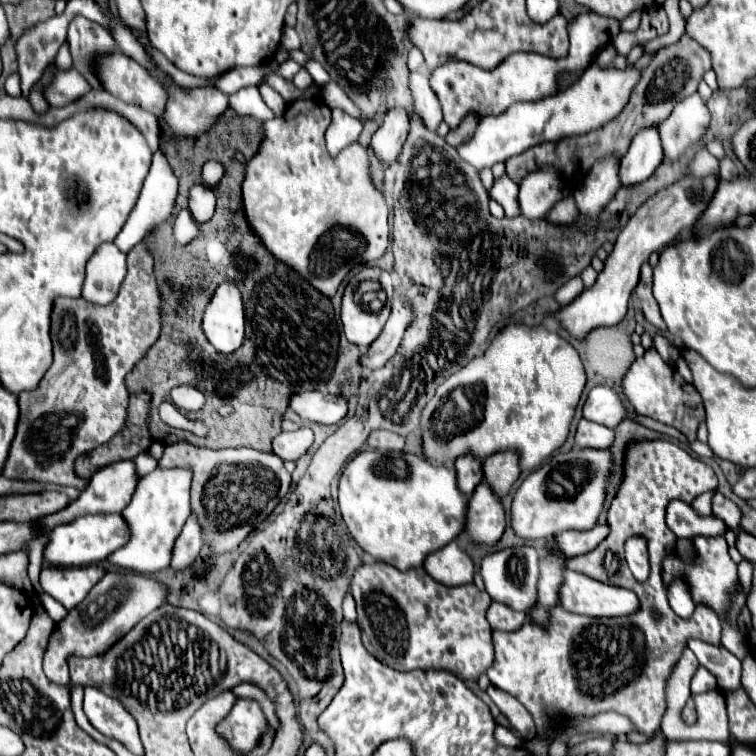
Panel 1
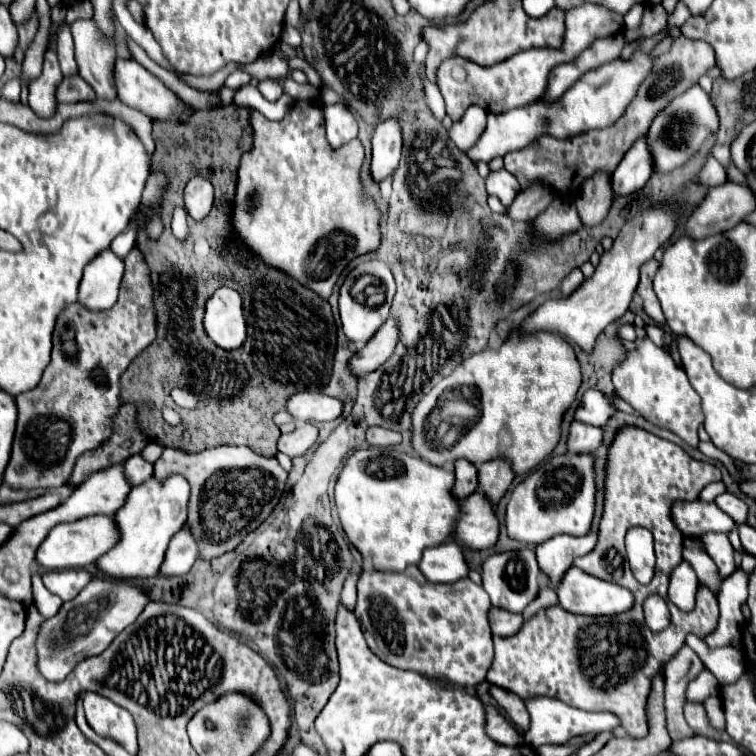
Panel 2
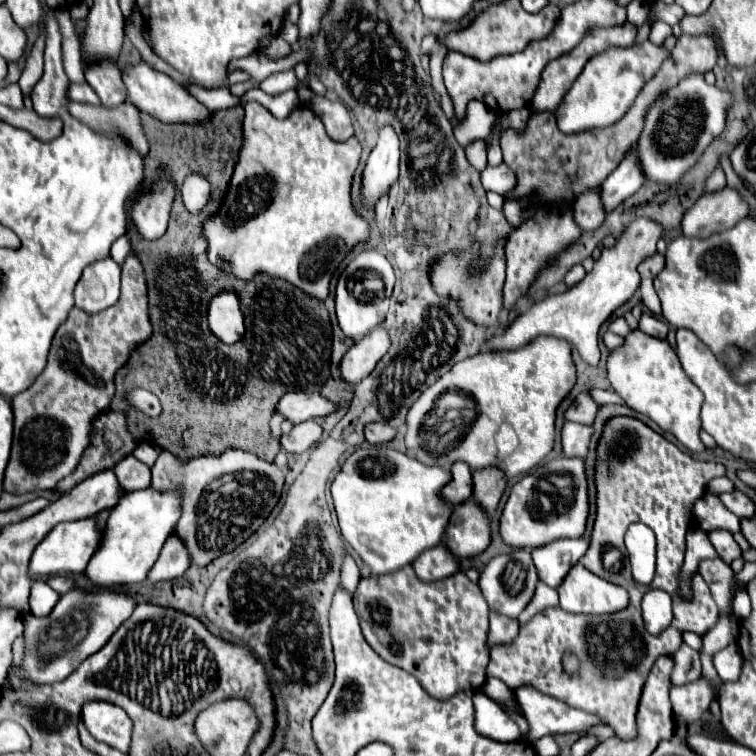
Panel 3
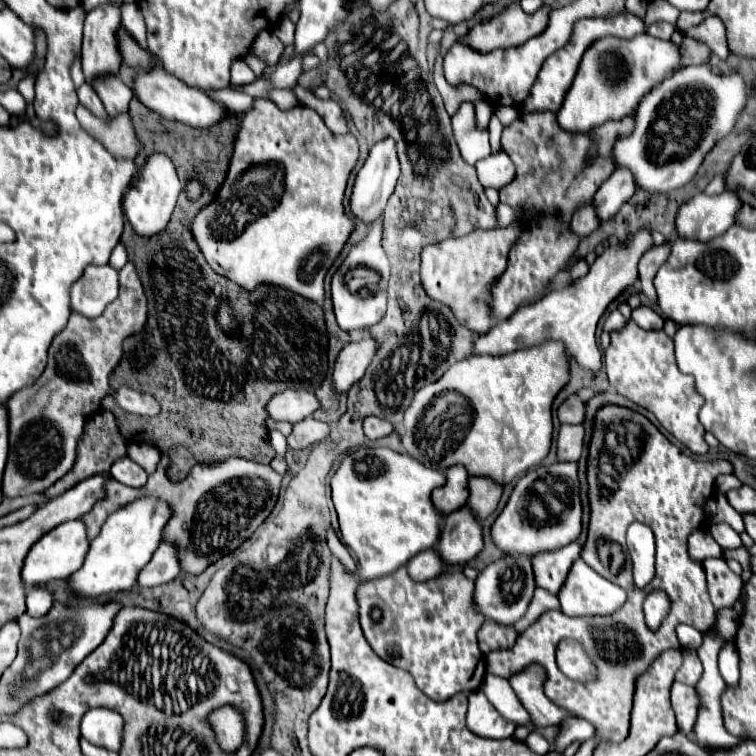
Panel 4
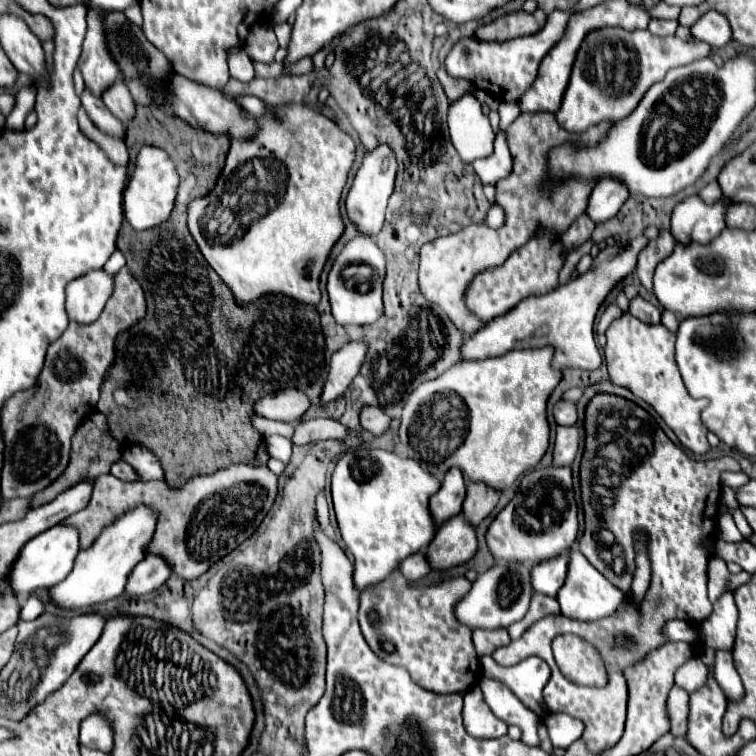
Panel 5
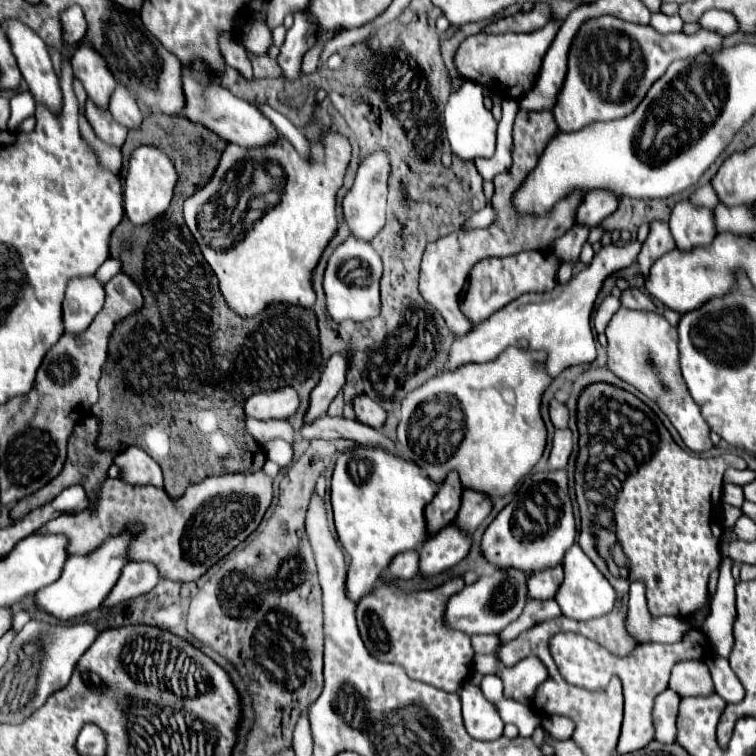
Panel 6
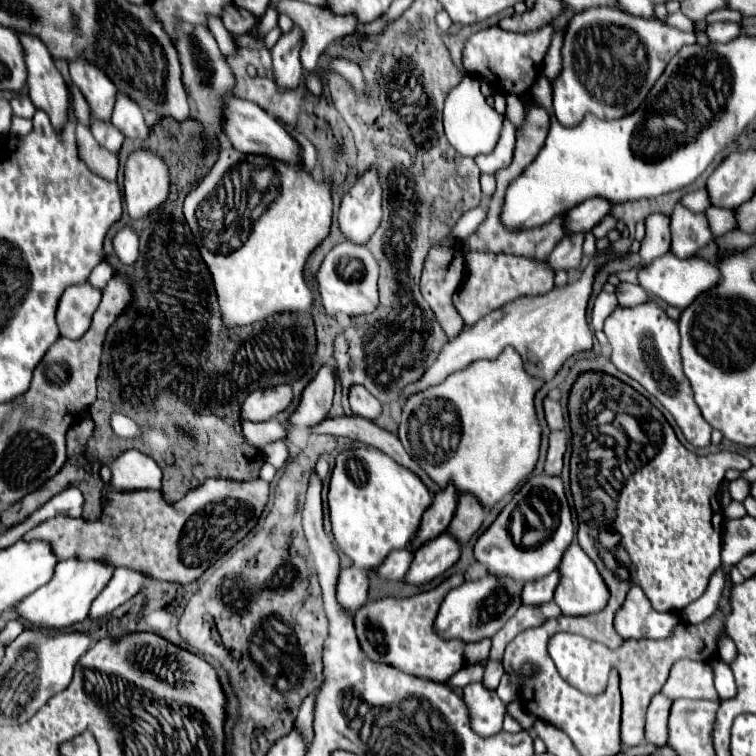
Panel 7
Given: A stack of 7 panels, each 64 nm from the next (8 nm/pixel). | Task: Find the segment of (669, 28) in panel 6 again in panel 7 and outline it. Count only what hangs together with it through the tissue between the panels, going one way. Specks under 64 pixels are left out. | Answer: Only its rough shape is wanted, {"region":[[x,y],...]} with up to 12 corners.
{"region":[[682,12],[668,14],[664,20],[672,28],[690,32],[692,20]]}

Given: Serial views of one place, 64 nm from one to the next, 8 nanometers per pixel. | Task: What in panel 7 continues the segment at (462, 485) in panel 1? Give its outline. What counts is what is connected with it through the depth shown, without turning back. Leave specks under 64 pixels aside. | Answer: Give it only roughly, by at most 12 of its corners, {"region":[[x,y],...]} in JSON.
{"region":[[454,484],[434,494],[414,548],[448,530],[458,502]]}

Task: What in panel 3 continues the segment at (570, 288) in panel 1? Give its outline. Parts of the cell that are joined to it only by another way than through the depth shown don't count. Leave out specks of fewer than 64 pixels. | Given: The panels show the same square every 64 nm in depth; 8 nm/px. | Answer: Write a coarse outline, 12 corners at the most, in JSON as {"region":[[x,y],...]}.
{"region":[[574,266],[566,278],[566,288],[576,286],[586,276],[584,268]]}

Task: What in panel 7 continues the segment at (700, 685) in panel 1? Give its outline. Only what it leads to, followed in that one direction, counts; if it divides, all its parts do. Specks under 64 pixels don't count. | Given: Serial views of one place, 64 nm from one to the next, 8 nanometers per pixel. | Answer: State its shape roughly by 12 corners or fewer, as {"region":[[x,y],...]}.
{"region":[[658,692],[646,714],[646,742],[666,746],[672,698]]}

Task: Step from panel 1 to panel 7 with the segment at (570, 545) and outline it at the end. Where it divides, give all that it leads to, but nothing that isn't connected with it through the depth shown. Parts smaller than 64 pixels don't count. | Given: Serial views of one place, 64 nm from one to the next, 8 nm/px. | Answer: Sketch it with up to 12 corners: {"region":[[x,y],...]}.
{"region":[[560,572],[534,580],[522,590],[524,604],[550,602]]}

